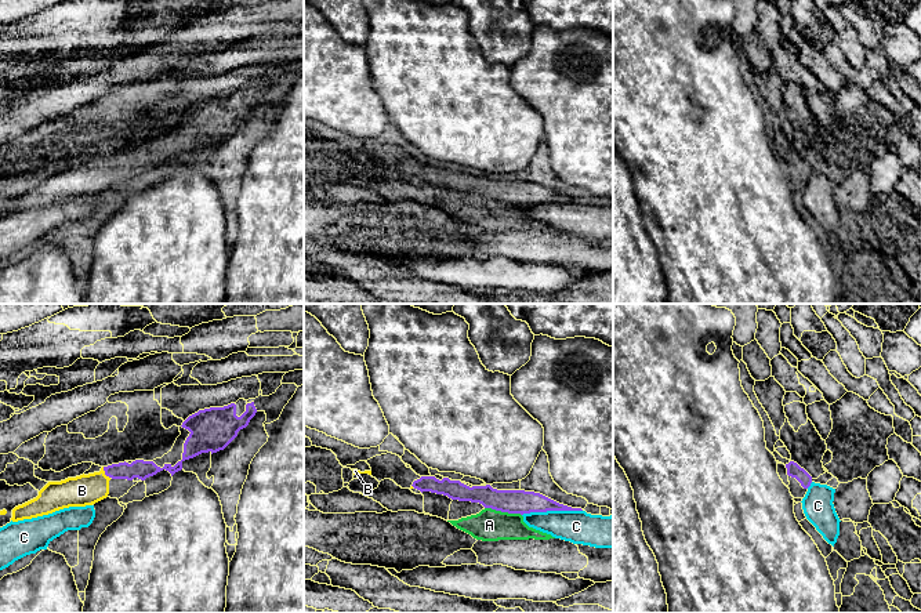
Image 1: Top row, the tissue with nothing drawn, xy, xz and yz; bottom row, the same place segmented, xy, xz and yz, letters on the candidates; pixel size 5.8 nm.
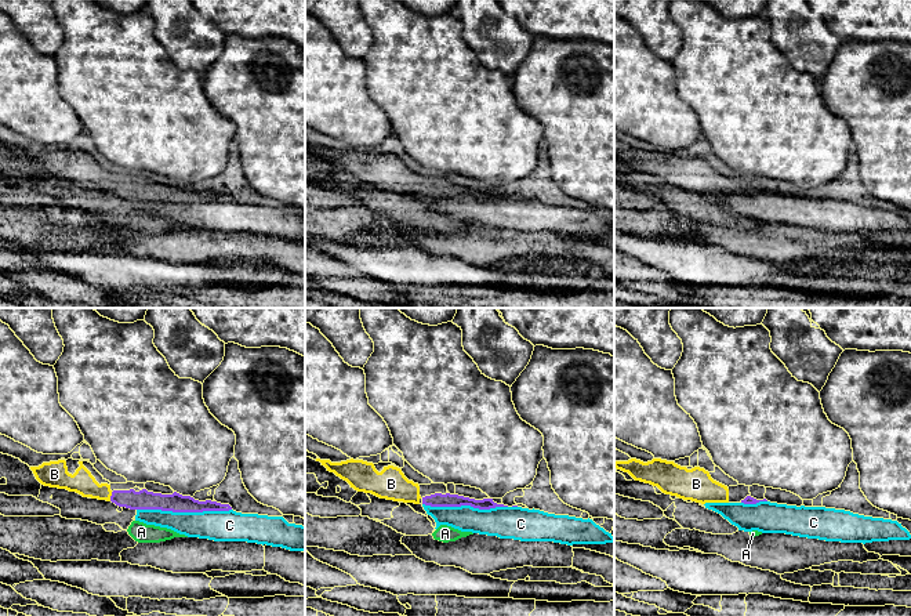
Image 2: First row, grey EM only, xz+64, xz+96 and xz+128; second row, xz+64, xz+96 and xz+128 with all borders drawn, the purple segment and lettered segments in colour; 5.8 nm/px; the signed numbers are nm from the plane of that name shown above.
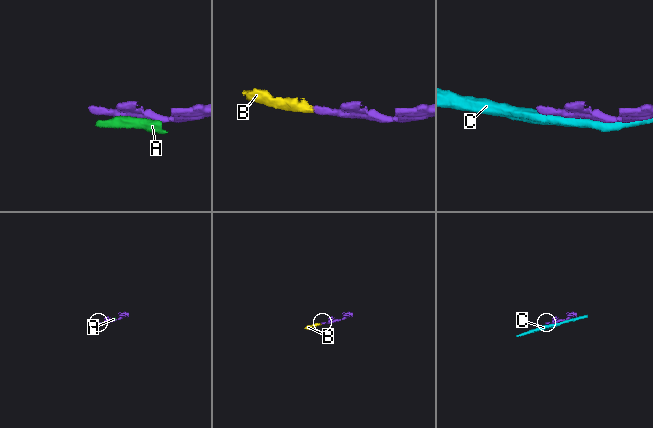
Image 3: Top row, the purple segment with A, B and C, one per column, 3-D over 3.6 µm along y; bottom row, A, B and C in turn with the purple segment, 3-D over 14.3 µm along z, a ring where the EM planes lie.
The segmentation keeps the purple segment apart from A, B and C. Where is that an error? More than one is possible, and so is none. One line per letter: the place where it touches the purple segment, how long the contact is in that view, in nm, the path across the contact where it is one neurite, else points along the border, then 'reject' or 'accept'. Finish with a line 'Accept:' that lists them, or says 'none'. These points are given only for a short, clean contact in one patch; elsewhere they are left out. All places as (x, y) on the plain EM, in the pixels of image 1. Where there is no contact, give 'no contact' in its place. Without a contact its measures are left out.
A: contact xz (503, 202); length 220 nm; reject
B: contact xy (105, 163); length 80 nm; way xy (138, 159), (105, 163), (89, 180), (82, 181); accept
C: contact xz (551, 200); length 360 nm; reject
Accept: B

